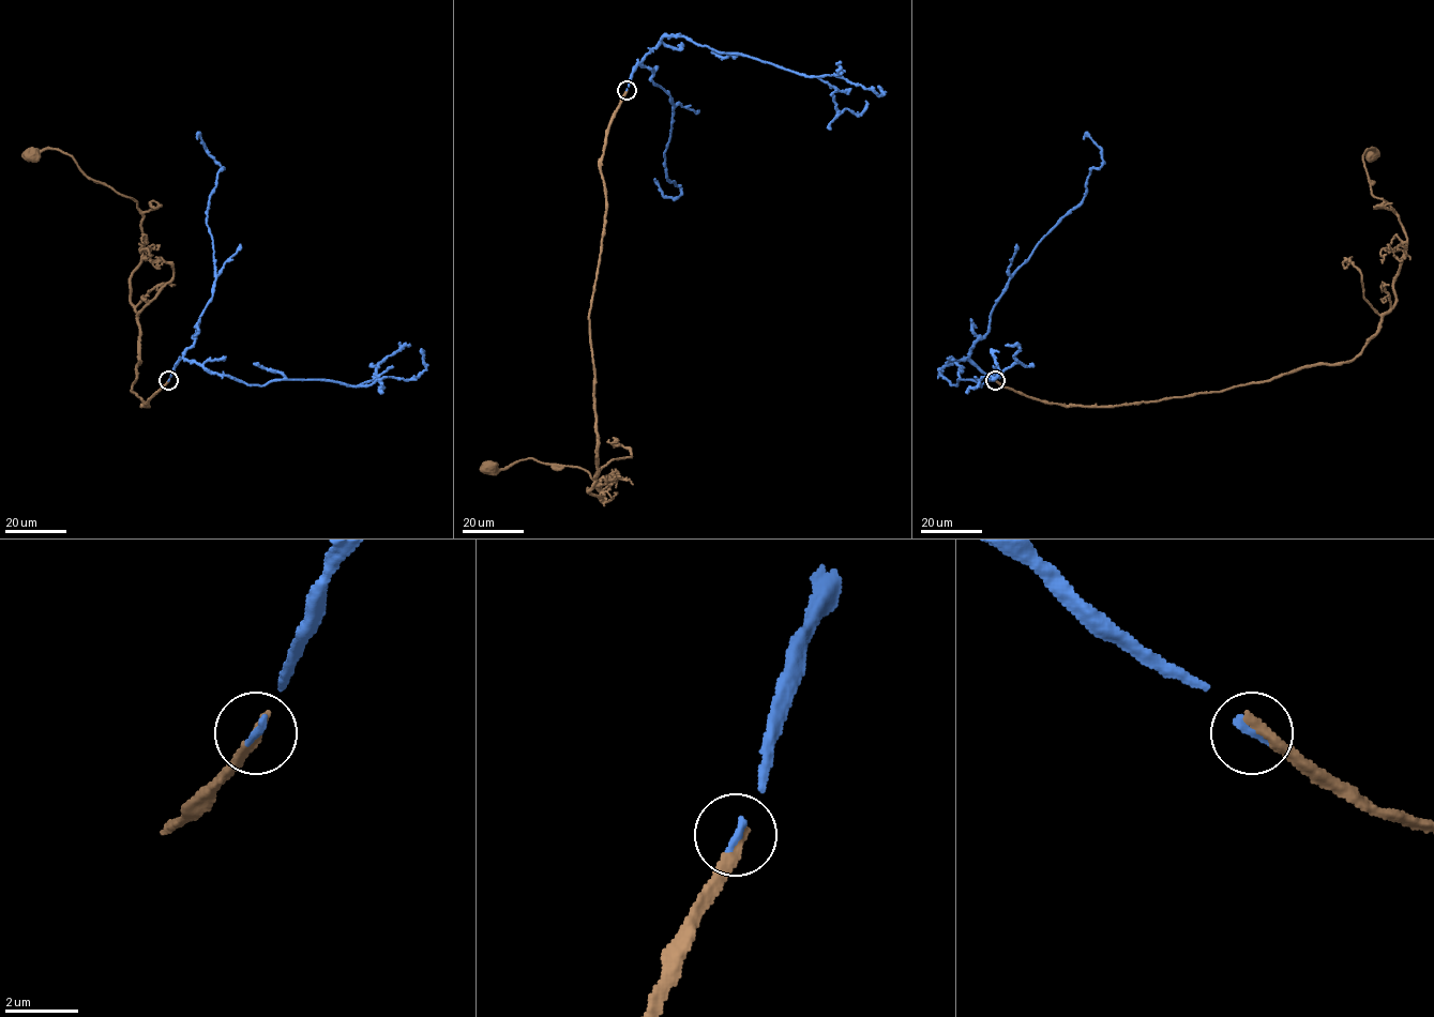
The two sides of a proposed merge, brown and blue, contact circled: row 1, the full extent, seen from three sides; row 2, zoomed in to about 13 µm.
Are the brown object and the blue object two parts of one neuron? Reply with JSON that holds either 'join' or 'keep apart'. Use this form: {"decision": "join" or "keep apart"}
{"decision": "join"}

